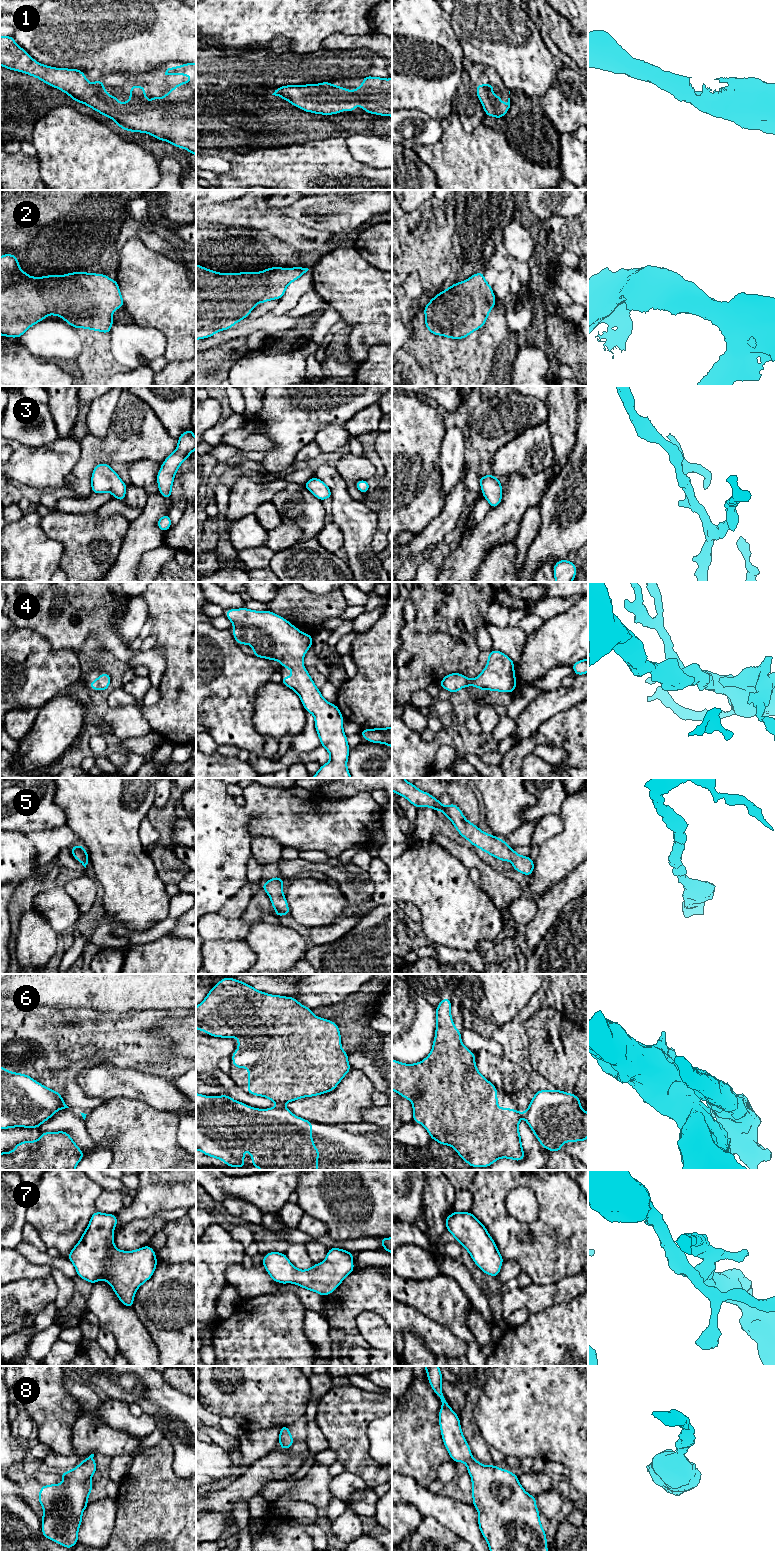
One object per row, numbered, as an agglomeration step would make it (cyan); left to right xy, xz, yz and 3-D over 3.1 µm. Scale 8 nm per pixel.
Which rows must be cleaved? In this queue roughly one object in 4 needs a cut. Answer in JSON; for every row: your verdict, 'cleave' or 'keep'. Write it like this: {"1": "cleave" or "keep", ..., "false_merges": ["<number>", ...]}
{"1": "keep", "2": "keep", "3": "keep", "4": "keep", "5": "keep", "6": "cleave", "7": "keep", "8": "keep", "false_merges": ["6"]}

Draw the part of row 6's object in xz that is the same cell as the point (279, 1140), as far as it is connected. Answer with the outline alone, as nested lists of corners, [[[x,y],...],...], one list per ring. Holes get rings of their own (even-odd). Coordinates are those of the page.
[[[196,1093],[196,1150],[207,1156],[220,1159],[229,1167],[244,1169],[244,1152],[247,1150],[252,1155],[252,1165],[261,1170],[318,1170],[318,1156],[321,1154],[312,1140],[312,1122],[295,1116],[289,1109],[278,1105],[269,1109],[250,1107],[242,1102],[230,1098],[227,1094],[222,1096],[204,1096]]]

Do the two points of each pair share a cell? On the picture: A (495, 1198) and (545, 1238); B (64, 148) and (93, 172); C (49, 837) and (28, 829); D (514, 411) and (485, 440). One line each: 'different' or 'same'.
A: same
B: same
C: different
D: same

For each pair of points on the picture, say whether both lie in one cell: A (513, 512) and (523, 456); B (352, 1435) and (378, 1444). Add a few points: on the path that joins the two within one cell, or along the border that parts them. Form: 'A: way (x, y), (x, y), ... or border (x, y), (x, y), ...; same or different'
A: border (543, 469), (527, 477), (511, 474), (505, 478); different
B: border (375, 1418), (368, 1443), (378, 1463); different

